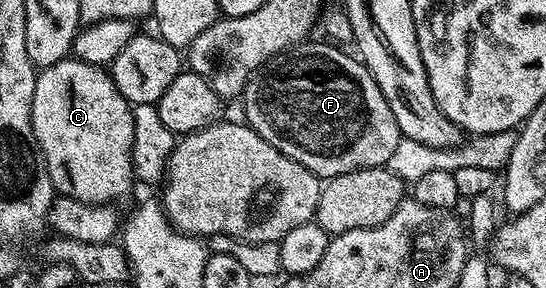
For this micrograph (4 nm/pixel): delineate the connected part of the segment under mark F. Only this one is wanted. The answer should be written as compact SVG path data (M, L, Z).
M329 41L313 42L298 43L296 47L274 55L261 70L249 76L243 92L244 122L259 133L267 145L279 149L279 153L291 157L291 161L299 161L299 165L322 180L368 167L386 166L403 136L399 125L395 125L395 113L391 113L379 85L375 85L360 58L349 56L345 52L348 50Z

